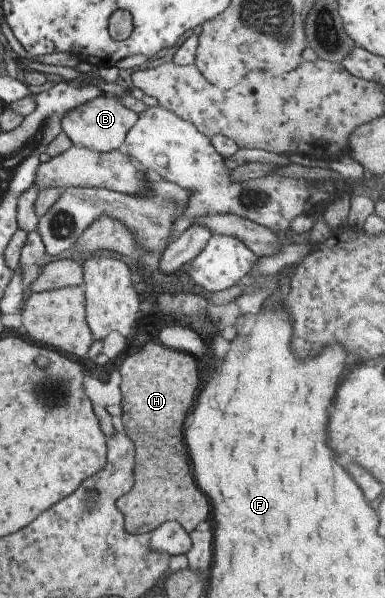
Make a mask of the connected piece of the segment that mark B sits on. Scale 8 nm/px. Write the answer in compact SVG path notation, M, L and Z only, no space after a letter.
M105 91L75 110L65 114L61 120L61 131L72 140L73 145L83 146L97 152L111 152L124 147L125 137L139 118L138 114L127 108L116 95Z

